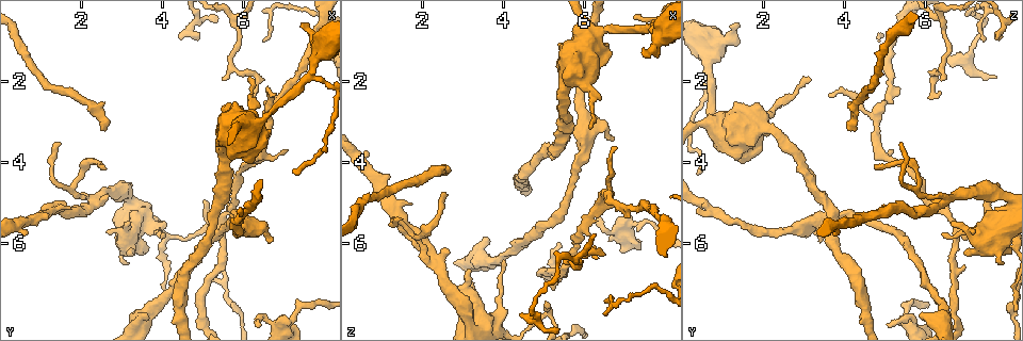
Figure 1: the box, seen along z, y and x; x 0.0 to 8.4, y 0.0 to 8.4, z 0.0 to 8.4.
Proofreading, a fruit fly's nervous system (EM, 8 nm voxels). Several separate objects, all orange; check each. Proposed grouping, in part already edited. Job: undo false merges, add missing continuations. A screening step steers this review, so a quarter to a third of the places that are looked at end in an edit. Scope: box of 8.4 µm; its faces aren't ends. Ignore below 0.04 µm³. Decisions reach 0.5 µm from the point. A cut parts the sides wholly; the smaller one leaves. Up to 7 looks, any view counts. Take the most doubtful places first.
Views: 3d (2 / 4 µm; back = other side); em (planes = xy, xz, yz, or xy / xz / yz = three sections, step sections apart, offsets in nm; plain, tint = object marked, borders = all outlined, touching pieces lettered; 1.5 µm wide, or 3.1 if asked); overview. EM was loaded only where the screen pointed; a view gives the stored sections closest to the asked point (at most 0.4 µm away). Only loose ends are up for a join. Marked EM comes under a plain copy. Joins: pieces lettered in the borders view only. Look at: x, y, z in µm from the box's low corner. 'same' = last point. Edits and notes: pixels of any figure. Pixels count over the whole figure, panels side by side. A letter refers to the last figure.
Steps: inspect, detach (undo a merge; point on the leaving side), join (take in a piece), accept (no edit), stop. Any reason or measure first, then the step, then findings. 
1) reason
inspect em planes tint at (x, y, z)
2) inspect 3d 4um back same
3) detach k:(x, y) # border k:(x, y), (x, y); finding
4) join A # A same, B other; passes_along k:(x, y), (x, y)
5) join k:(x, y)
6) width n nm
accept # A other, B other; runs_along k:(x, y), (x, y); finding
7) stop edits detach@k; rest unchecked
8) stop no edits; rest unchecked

free end
inspect em xy step 4 borders at (2.50, 3.10, 4.10)

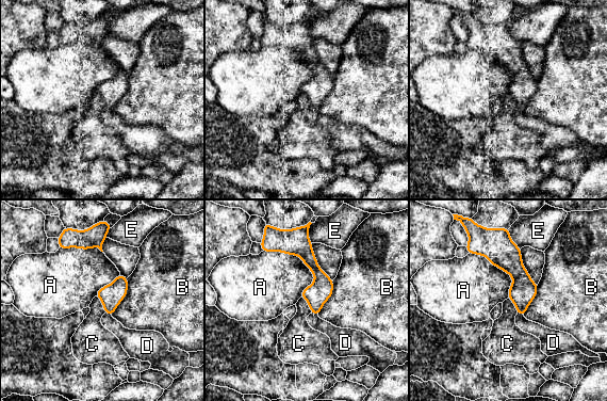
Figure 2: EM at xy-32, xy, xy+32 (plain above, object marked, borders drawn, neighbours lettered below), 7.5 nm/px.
cut it another way
inspect em planes borders same

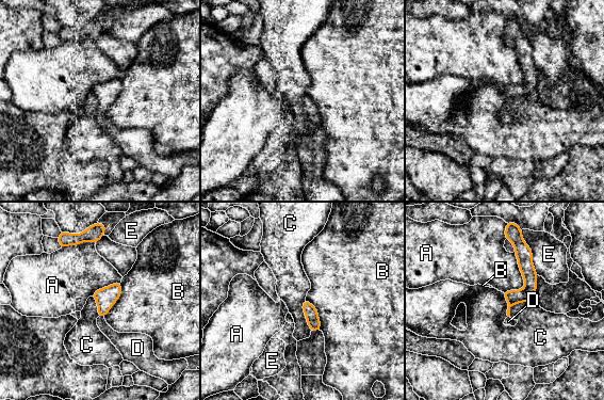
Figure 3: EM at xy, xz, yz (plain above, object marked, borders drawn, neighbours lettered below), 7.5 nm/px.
width 110 nm
join D # A other, B other, C other, D same, E other; passes_along 3:(105, 298), (101, 316), (123, 341); it goes on there

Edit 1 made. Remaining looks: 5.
sudden change in width
inspect em planes borders at (6.60, 2.75, 0.75)

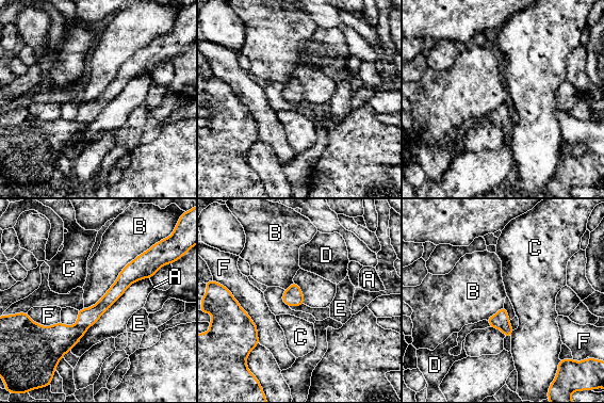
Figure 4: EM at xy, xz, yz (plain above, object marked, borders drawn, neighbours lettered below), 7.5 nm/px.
width 130 nm; longest_contact B 650 nm
accept # A other, B other, C other, D other, E other, F other; one neuron here

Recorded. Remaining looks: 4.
thin neck
inspect 3d 2um at (5.95, 4.30, 5.70)

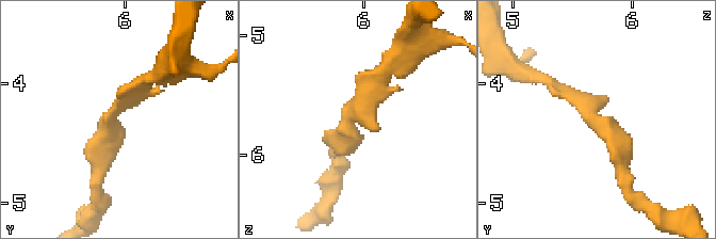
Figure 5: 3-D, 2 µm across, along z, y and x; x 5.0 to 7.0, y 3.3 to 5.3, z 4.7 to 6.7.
inspect em planes tint at (5.88, 4.30, 5.68)

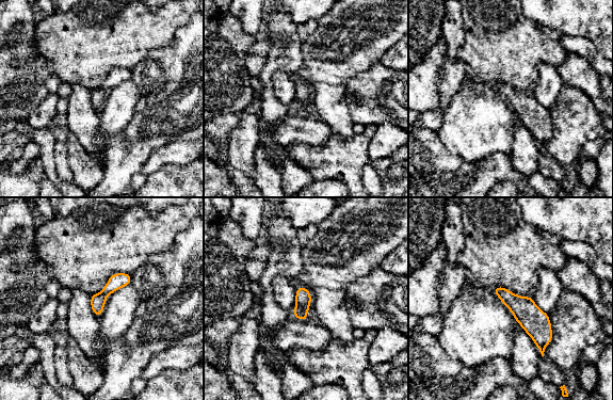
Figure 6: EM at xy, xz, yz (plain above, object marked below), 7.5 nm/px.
inspect em planes borders same

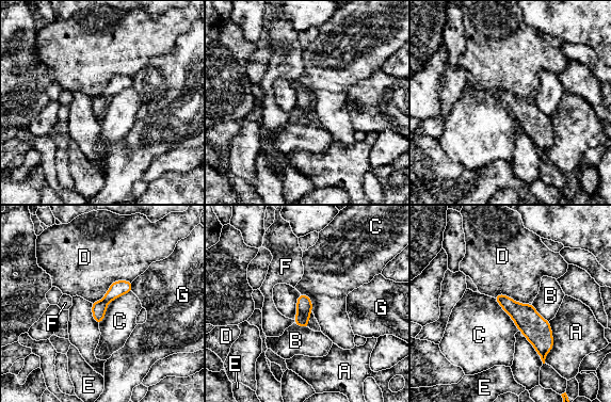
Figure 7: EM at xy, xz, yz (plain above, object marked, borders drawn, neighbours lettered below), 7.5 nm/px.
longest_contact C 360 nm
accept # A other, B other, C other, D other, E other, F other, G other; border 7:(131, 291), (115, 298), (98, 324); continuous, no second neuron

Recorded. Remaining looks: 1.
stop edits join@3; rest unchecked

